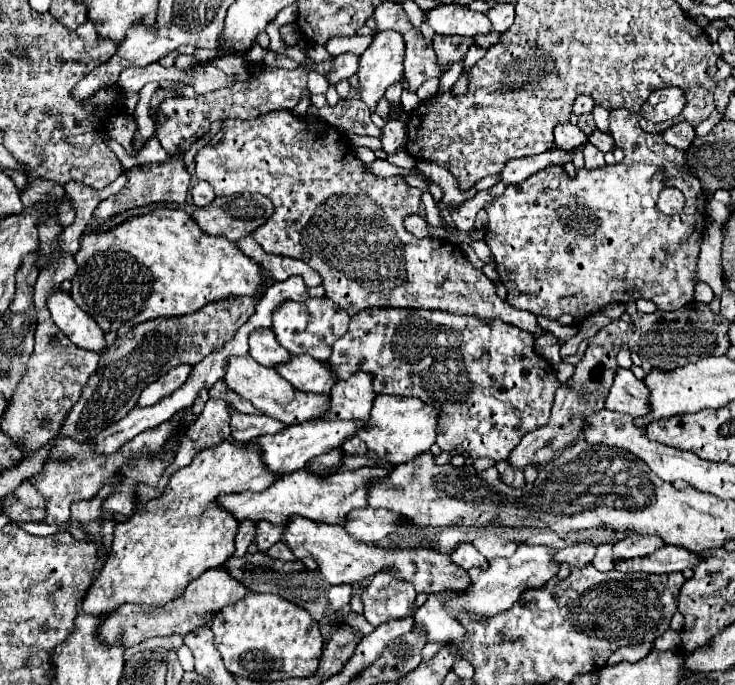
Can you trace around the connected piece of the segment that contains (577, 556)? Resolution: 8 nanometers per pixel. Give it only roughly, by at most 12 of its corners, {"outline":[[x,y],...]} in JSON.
{"outline":[[576,544],[554,554],[558,564],[584,568],[592,562],[596,546]]}

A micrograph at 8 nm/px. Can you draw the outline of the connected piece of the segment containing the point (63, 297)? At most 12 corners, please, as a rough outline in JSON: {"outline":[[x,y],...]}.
{"outline":[[62,288],[48,296],[56,326],[84,350],[102,352],[104,332]]}

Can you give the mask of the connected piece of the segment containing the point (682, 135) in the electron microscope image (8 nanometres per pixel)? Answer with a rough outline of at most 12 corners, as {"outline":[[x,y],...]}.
{"outline":[[686,122],[660,132],[666,144],[686,150],[694,128]]}

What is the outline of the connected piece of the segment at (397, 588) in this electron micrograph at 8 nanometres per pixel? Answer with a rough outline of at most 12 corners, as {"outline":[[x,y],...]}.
{"outline":[[378,572],[364,588],[372,626],[412,614],[416,590]]}

